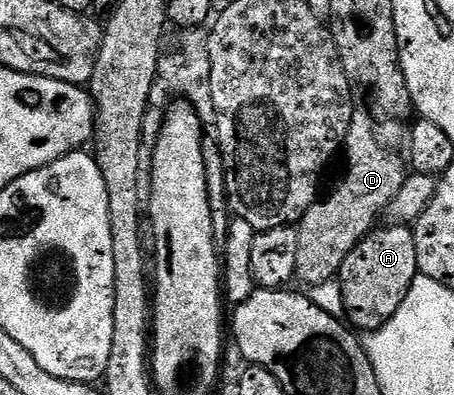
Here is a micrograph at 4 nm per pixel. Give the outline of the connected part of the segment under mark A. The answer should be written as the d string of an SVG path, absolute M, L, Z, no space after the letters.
M395 223L390 228L382 227L375 227L354 247L336 277L342 291L340 307L346 311L345 323L362 334L374 332L389 322L392 314L400 310L400 302L408 298L408 290L412 290L412 282L420 274L413 227Z

